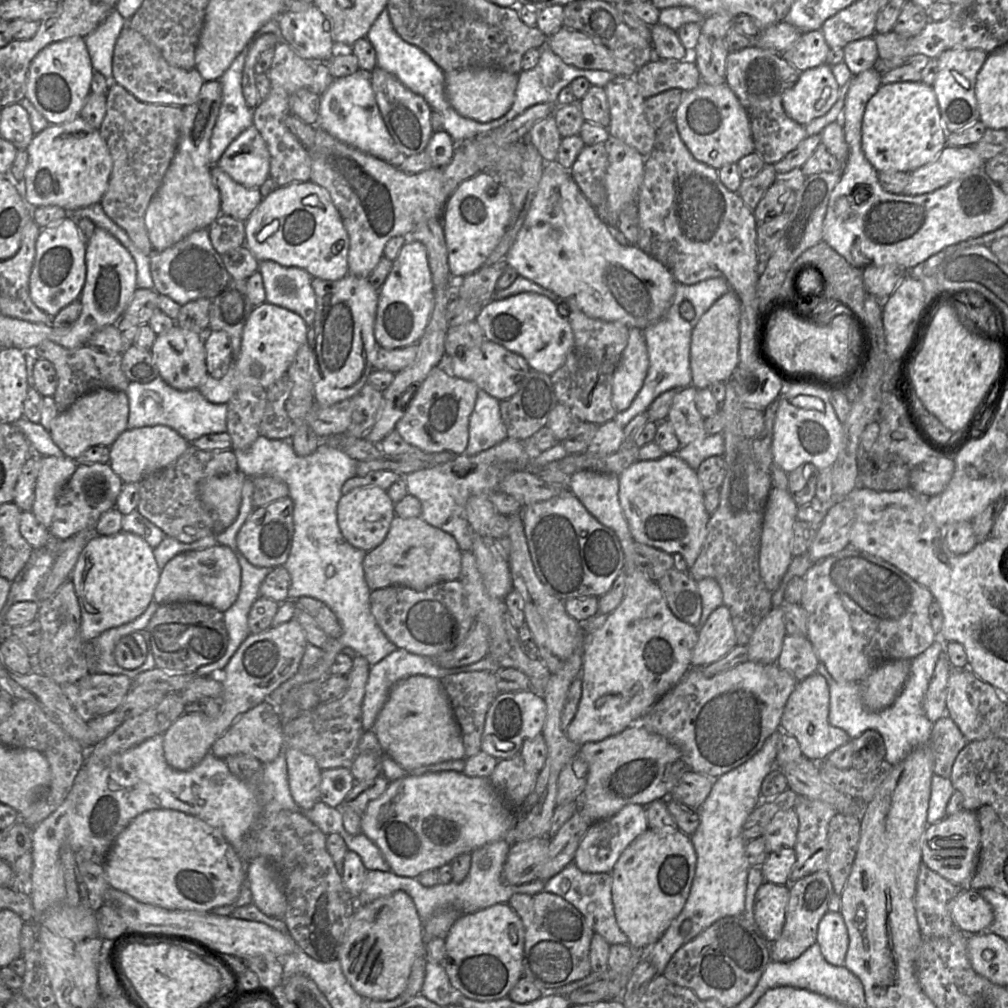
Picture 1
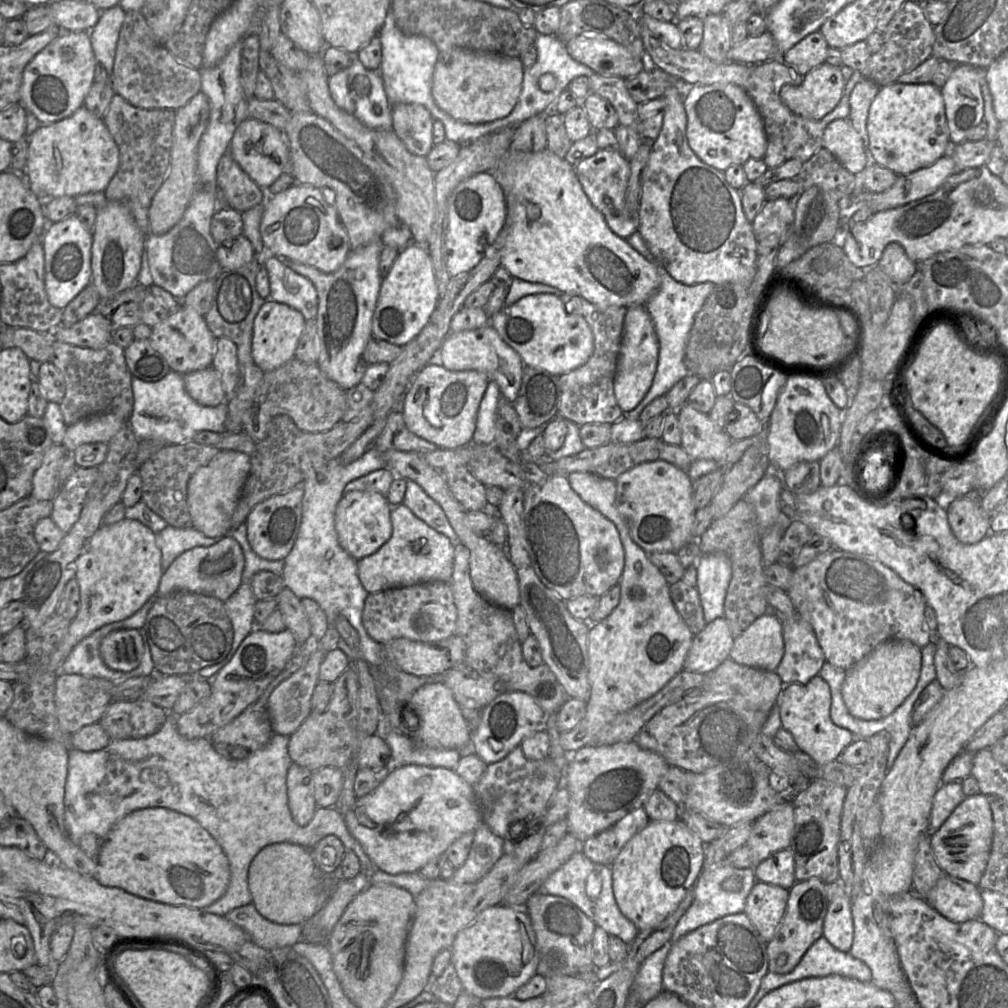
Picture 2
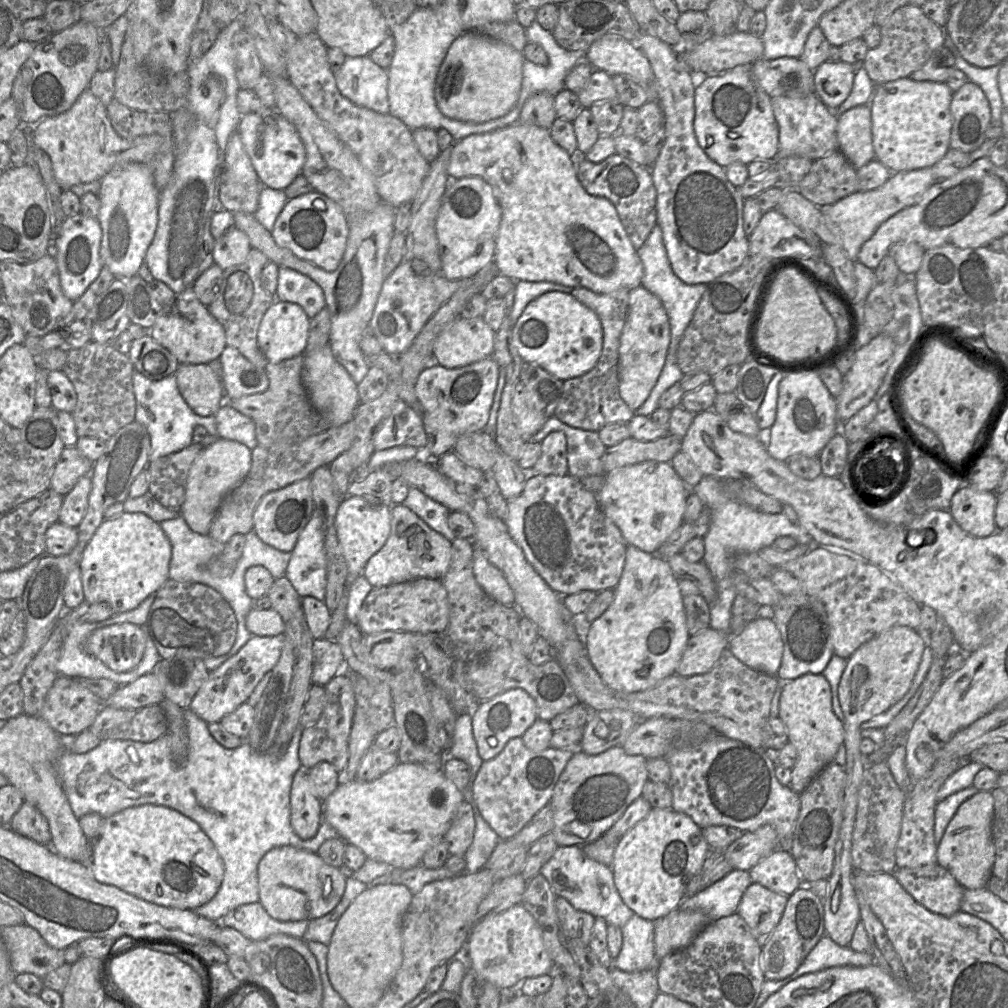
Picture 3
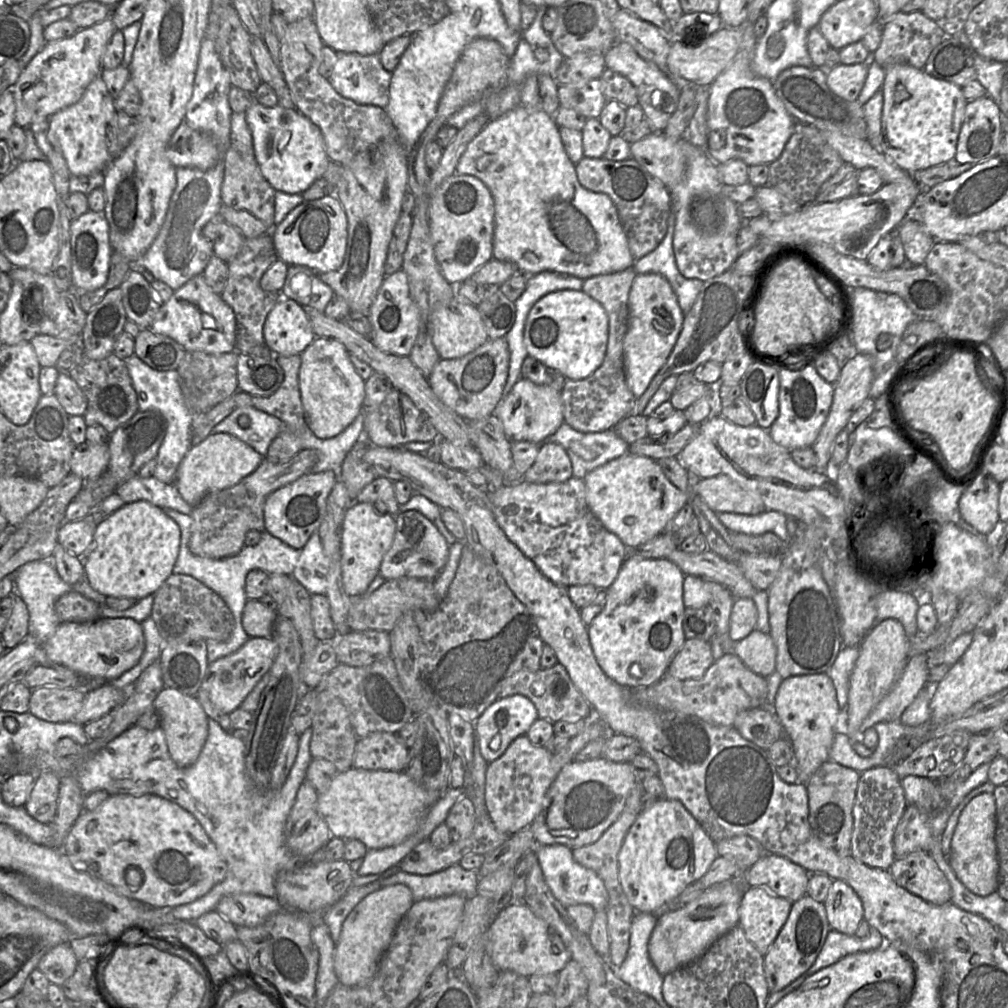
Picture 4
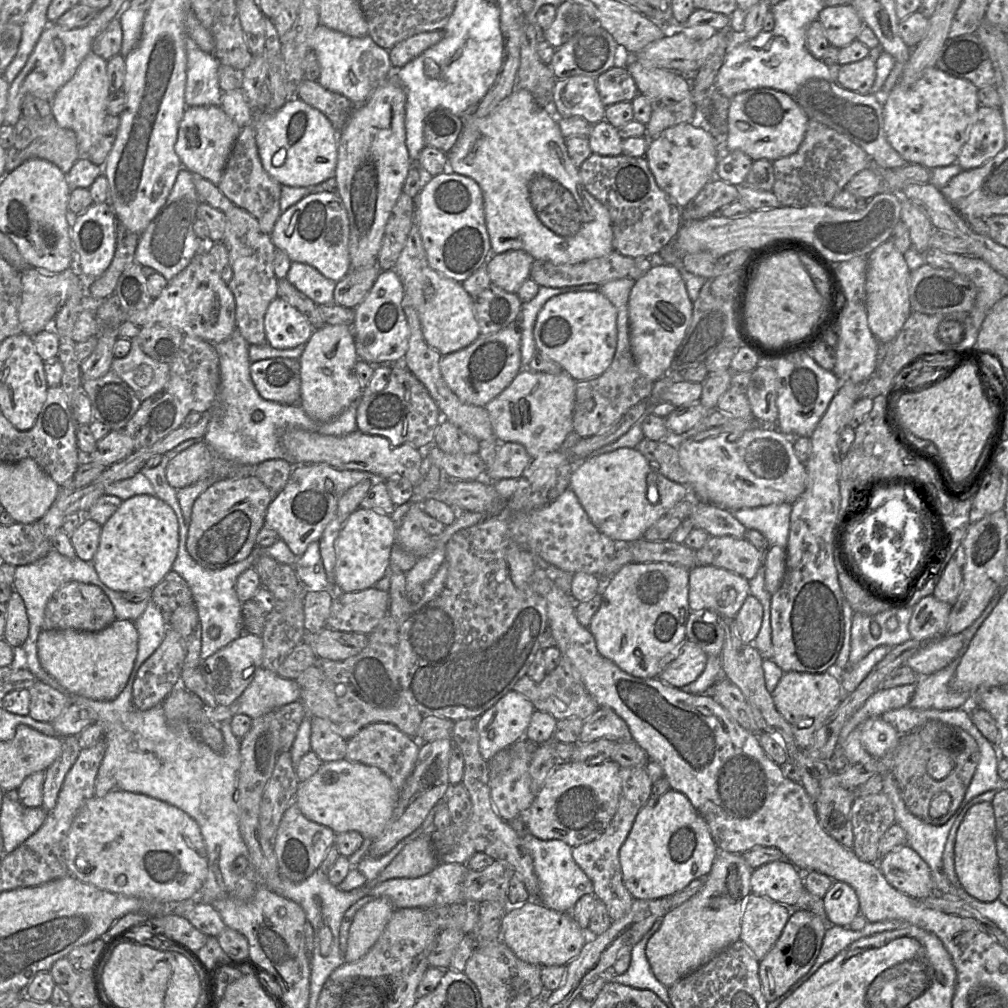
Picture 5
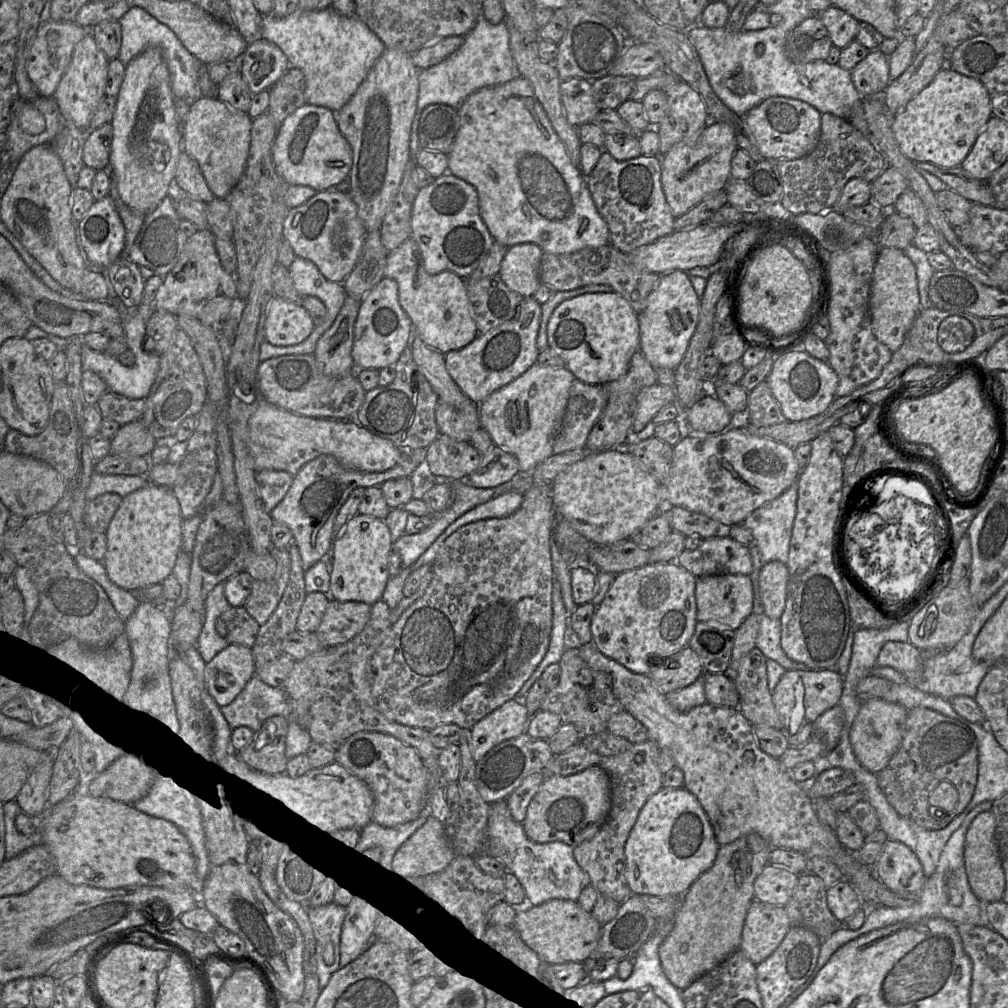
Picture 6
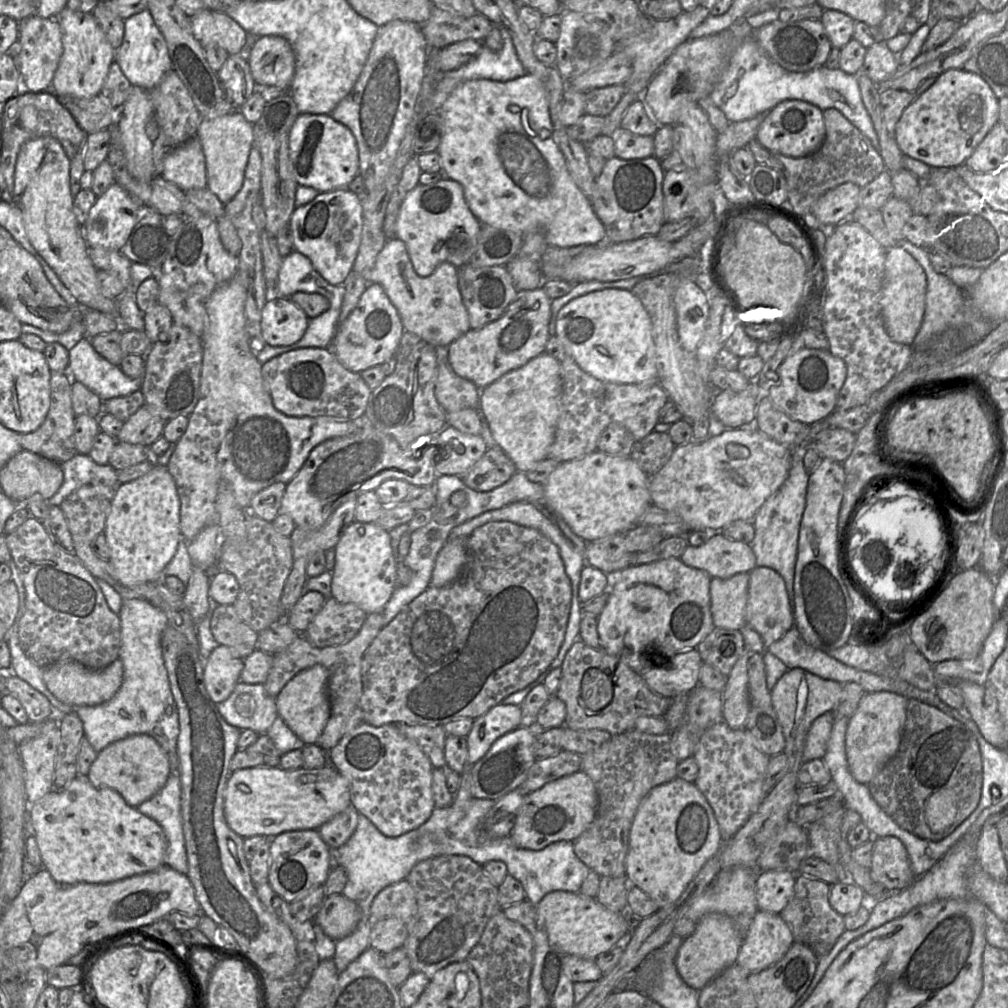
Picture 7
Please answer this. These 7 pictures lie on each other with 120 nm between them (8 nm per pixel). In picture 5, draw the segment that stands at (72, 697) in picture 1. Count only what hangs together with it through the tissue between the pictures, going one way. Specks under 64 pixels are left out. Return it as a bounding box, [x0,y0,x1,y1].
[29,681,71,722]

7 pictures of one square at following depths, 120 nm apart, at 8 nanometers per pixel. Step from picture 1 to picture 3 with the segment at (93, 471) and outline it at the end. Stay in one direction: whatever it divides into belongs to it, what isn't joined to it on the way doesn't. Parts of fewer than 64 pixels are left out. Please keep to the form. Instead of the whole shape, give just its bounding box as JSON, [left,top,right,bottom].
[58,474,92,528]

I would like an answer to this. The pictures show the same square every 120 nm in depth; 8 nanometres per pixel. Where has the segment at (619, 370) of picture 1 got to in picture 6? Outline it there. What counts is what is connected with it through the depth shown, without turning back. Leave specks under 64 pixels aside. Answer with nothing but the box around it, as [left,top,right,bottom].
[638,270,700,370]

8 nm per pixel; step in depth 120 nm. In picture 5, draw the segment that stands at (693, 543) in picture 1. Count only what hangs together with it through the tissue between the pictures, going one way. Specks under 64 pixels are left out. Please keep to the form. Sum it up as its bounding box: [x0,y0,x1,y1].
[569,448,691,543]

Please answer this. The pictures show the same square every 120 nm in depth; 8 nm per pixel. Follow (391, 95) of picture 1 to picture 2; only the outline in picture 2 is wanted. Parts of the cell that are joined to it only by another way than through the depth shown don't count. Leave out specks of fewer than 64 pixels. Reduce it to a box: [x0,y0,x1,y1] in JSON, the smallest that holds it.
[392,104,434,157]

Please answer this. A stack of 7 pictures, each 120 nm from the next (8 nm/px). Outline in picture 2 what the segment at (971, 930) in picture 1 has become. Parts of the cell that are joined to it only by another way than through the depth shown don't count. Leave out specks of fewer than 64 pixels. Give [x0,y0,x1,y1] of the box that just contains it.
[925,874,983,922]

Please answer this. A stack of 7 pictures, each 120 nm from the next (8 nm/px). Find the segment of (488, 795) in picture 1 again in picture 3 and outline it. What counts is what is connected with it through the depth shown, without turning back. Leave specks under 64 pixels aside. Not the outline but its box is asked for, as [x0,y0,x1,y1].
[323,762,463,869]

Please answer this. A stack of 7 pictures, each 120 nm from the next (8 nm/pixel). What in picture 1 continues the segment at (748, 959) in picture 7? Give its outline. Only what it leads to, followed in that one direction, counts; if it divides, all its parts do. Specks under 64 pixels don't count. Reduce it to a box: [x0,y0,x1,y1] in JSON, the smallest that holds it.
[753,881,789,942]

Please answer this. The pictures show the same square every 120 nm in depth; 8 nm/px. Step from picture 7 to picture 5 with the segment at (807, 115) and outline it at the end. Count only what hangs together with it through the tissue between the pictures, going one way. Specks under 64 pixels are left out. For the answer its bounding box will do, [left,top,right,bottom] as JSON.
[723,88,808,162]

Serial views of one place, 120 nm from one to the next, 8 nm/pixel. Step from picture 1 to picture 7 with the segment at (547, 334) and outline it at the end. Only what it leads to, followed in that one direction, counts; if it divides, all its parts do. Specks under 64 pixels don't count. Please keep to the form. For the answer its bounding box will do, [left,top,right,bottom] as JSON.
[557,291,658,384]

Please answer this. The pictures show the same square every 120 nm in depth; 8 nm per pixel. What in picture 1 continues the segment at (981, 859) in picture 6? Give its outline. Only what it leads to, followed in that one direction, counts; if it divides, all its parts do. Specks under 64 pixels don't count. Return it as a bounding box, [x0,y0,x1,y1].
[921,809,981,887]

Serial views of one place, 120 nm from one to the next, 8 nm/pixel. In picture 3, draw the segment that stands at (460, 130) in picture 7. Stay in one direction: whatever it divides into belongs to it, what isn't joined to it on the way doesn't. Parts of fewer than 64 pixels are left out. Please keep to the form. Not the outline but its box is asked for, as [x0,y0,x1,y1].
[448,123,644,294]

